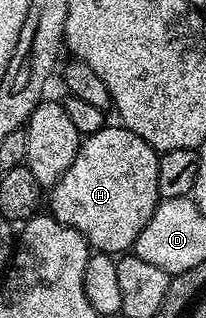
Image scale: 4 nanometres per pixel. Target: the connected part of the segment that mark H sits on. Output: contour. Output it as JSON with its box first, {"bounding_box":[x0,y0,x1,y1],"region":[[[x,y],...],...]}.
{"bounding_box":[49,124,161,255],"region":[[[108,124],[101,131],[86,134],[80,140],[77,155],[73,163],[69,163],[69,171],[61,175],[56,185],[50,186],[49,213],[61,223],[76,229],[92,250],[123,255],[134,246],[137,235],[145,231],[145,223],[149,223],[153,211],[159,206],[161,200],[157,191],[159,153],[152,145],[145,143],[145,139],[133,135],[133,131],[115,125]]]}

